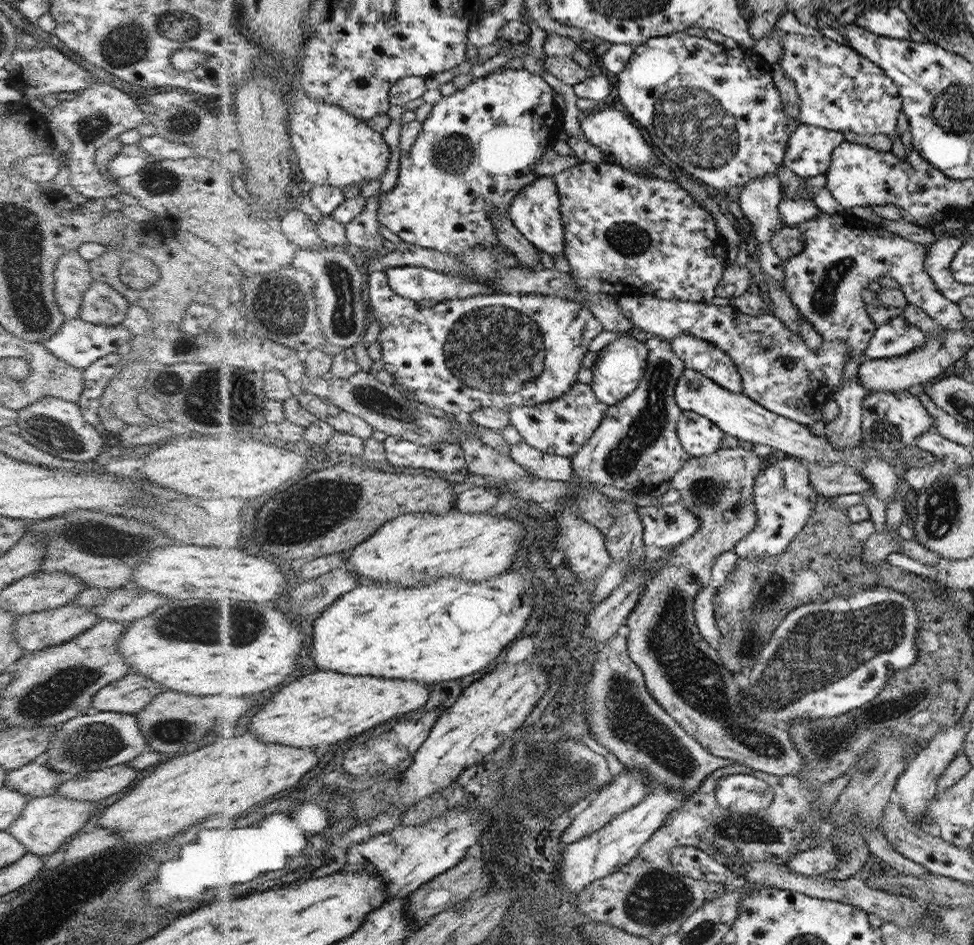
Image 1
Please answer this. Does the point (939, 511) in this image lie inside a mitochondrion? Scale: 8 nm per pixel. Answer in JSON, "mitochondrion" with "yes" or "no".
{"mitochondrion":"yes"}

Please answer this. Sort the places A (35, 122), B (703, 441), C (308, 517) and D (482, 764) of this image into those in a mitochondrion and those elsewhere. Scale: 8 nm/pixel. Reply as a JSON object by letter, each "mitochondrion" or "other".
{"A":"other","B":"other","C":"mitochondrion","D":"other"}

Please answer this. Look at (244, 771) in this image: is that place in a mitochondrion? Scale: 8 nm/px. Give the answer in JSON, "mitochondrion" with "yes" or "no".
{"mitochondrion":"no"}

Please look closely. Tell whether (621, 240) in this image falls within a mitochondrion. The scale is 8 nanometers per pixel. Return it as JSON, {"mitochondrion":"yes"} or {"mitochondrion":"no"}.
{"mitochondrion":"yes"}

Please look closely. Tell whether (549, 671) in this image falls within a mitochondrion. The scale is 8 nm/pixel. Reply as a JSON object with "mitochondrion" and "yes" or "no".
{"mitochondrion":"no"}

